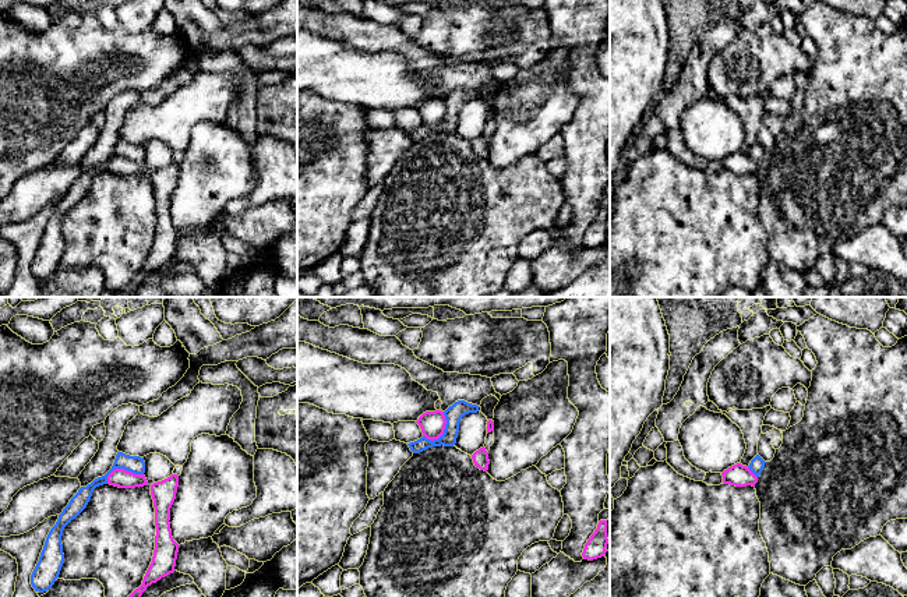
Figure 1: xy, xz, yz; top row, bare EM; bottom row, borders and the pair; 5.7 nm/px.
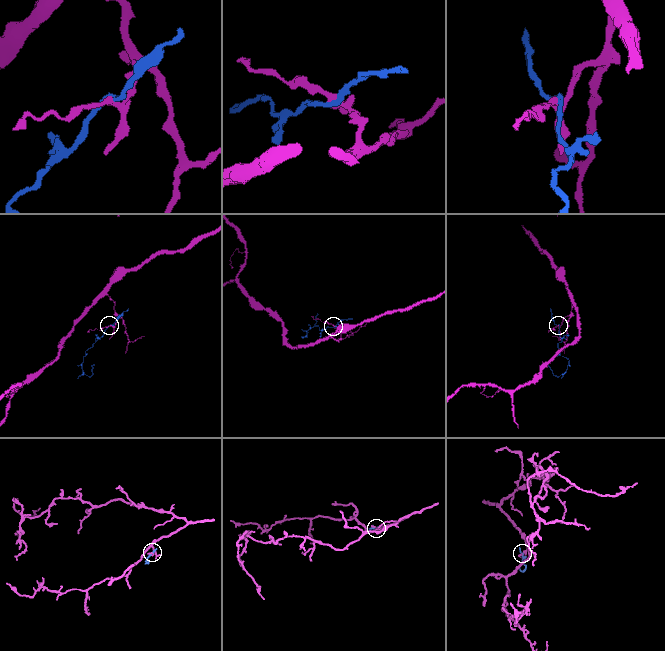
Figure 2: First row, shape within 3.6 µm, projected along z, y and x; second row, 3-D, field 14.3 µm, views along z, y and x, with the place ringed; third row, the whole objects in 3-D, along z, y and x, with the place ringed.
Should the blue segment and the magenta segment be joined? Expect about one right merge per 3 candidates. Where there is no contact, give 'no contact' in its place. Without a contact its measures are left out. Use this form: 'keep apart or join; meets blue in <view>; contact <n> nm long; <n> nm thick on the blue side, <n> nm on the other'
keep apart; meets blue in xy; contact 220 nm long; 100 nm thick on the blue side, 110 nm on the other

